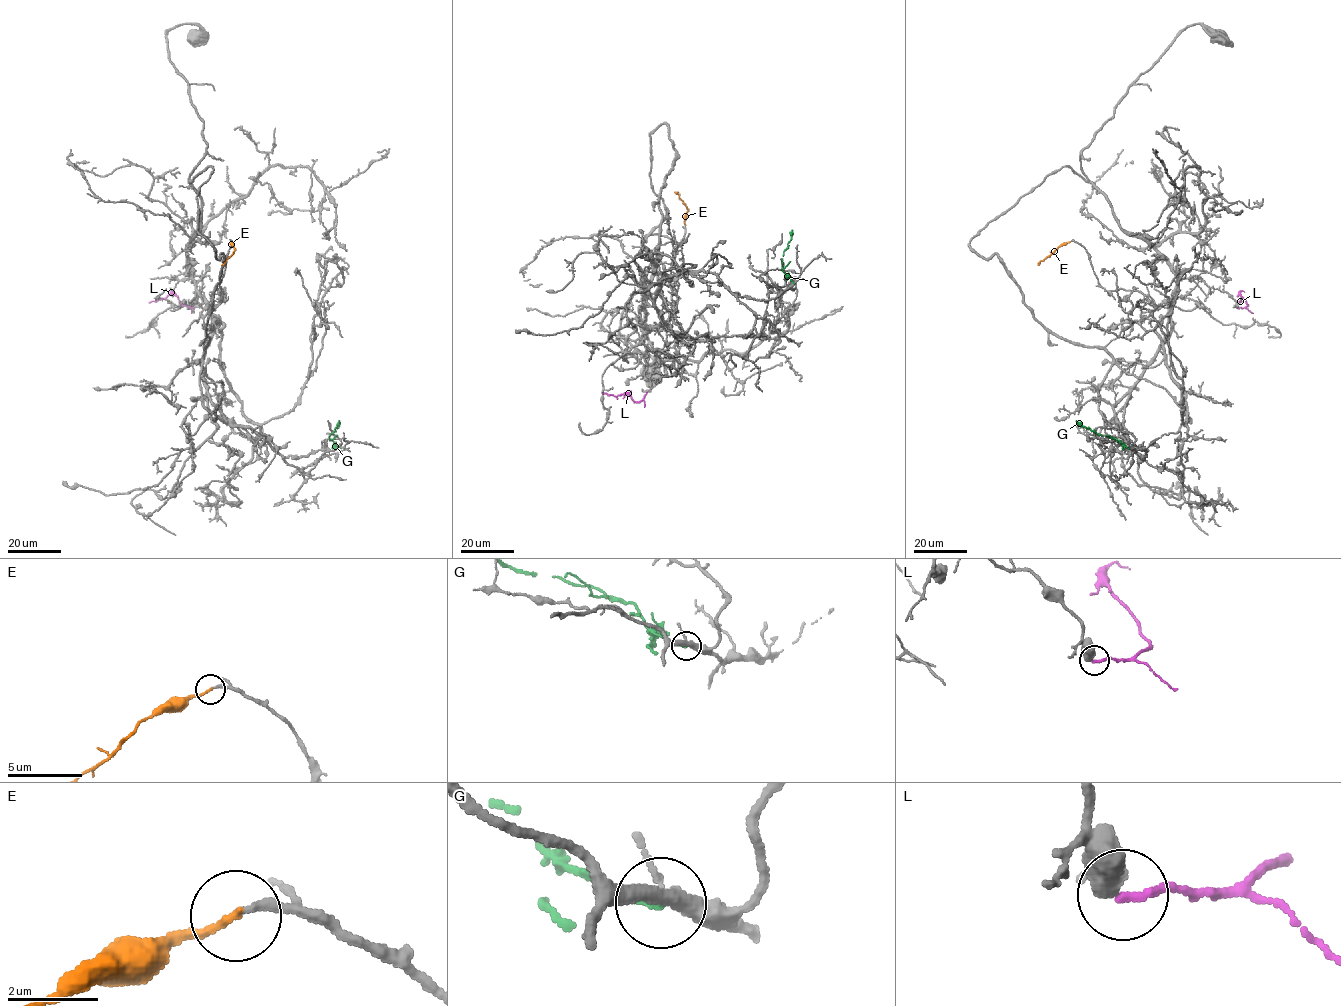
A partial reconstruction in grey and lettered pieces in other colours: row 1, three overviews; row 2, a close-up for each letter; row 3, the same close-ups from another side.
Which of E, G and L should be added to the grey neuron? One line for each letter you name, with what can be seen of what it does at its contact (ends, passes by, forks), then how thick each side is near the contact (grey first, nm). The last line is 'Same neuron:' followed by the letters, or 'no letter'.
E: It ends there. Thickness 200 nm (grey) against 140 nm
Same neuron: E

